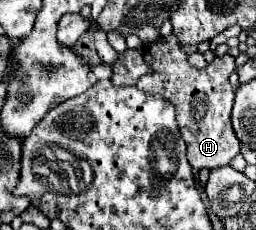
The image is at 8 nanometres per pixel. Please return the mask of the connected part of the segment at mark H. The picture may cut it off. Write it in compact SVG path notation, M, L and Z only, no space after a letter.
M160 36L156 42L152 42L152 46L144 50L144 60L152 66L154 74L142 76L136 86L148 94L160 94L176 108L176 122L188 148L190 166L194 170L214 170L228 164L240 152L240 142L230 126L234 88L230 86L228 76L236 68L234 58L222 56L212 60L210 66L196 70L188 64L184 50L176 42L176 36Z

